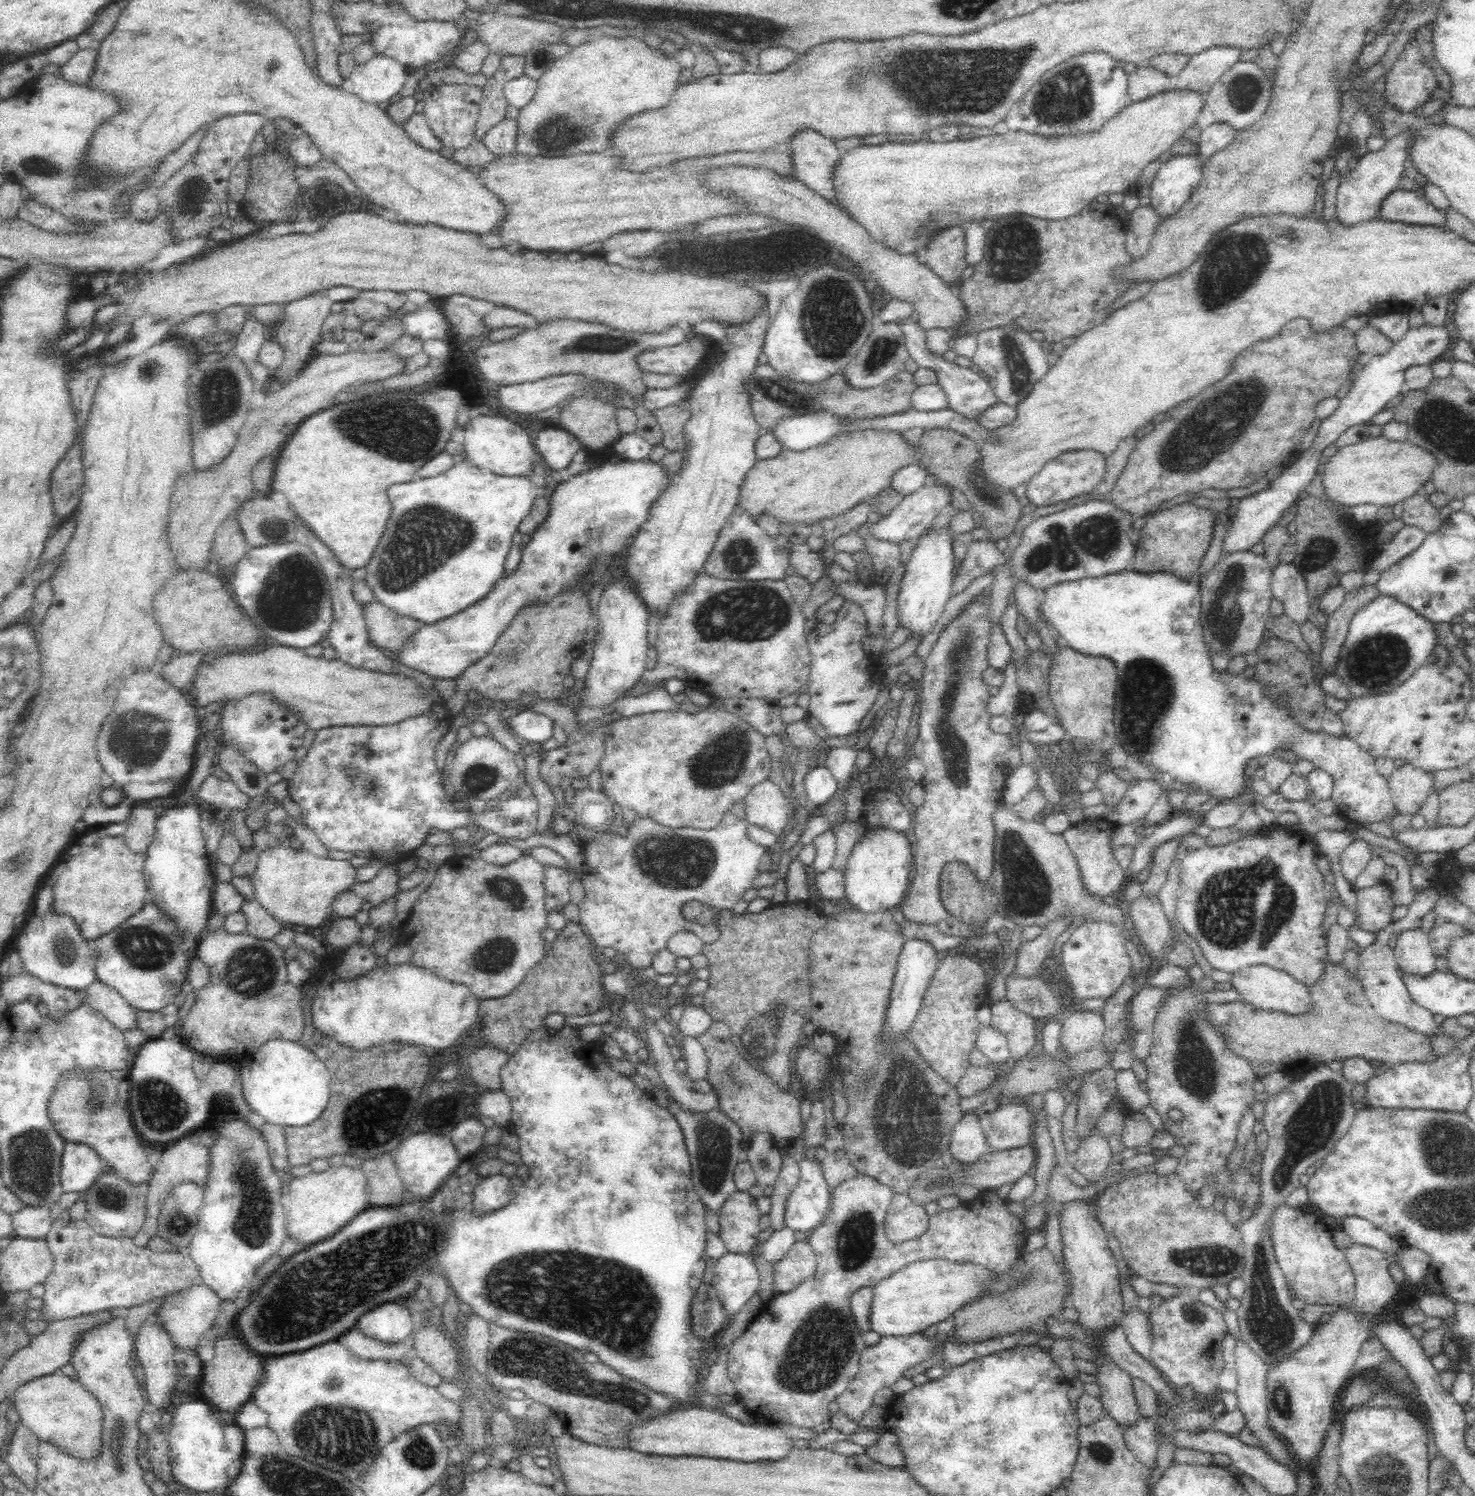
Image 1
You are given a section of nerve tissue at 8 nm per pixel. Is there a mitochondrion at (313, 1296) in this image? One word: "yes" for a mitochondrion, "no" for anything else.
yes

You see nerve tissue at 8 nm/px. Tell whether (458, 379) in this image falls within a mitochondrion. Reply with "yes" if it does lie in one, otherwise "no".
no

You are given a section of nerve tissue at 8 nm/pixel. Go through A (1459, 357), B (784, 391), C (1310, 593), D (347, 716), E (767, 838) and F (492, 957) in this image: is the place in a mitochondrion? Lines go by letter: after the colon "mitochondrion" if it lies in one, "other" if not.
A: other
B: mitochondrion
C: other
D: other
E: other
F: mitochondrion

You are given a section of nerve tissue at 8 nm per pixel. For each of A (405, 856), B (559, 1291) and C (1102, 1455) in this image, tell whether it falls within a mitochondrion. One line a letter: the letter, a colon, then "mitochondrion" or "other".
A: other
B: mitochondrion
C: mitochondrion

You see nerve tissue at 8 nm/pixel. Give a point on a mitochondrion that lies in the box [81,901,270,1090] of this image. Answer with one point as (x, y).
(144, 948)

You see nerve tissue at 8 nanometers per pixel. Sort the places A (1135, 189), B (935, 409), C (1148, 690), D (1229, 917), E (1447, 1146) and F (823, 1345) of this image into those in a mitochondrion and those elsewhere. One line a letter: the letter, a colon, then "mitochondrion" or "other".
A: other
B: other
C: mitochondrion
D: mitochondrion
E: mitochondrion
F: mitochondrion

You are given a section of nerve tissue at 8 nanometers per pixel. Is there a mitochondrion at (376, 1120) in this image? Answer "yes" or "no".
yes

